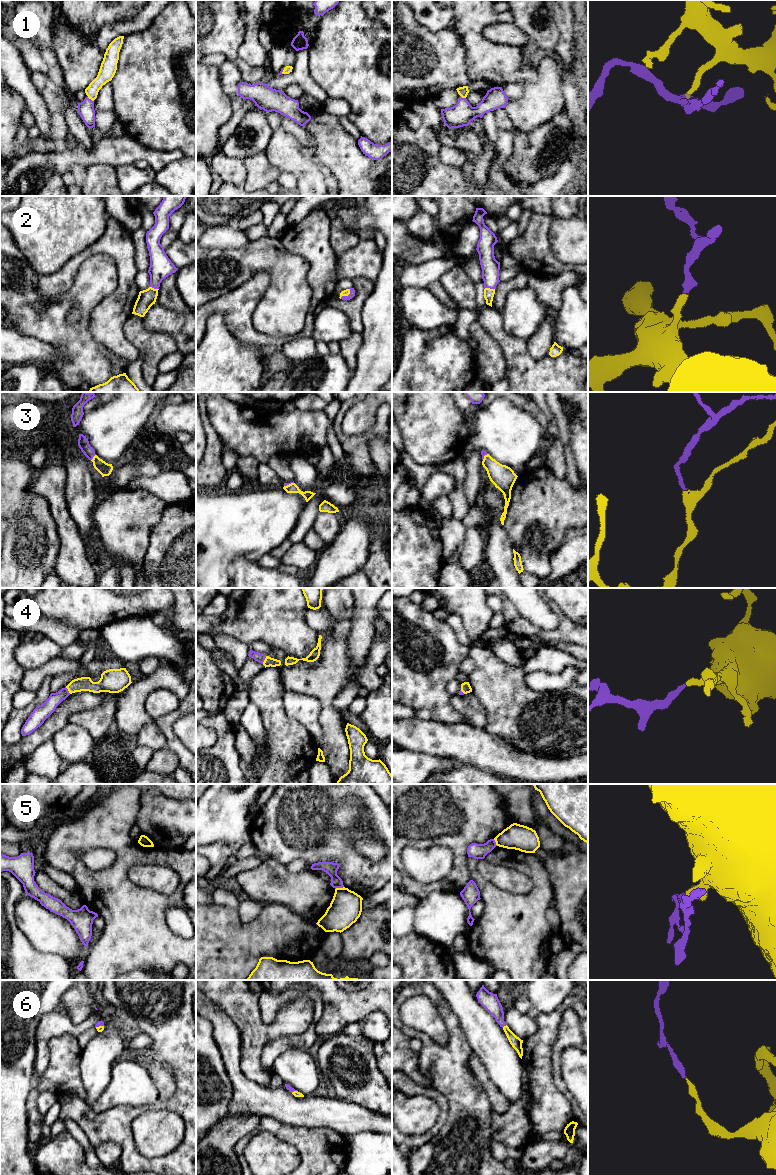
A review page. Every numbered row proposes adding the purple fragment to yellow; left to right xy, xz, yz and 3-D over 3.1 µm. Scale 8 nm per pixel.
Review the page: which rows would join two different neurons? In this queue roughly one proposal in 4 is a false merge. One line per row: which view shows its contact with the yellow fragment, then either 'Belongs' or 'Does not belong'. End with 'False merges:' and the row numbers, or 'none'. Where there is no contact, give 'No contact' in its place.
1: Touches yellow in xy. Belongs
2: Touches yellow in yz. Belongs
3: Touches yellow in xy. Belongs
4: Touches yellow in xz. Belongs
5: Touches yellow in xz. Does not belong
6: Touches yellow in yz. Belongs
False merges: 5

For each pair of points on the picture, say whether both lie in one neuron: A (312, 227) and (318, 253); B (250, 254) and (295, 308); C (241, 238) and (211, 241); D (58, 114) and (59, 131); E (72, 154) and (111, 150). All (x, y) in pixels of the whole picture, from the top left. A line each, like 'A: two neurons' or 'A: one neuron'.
A: one neuron
B: one neuron
C: one neuron
D: one neuron
E: one neuron

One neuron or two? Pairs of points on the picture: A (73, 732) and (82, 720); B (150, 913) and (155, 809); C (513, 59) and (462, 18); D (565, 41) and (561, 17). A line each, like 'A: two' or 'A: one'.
A: two
B: two
C: one
D: one

